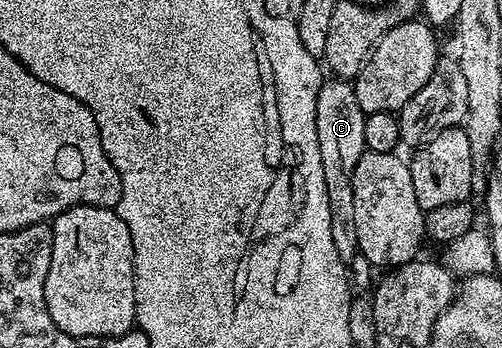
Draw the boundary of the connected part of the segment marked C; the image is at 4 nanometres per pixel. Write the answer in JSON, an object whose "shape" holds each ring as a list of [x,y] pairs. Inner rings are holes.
{"shape":[[[331,80],[323,82],[320,93],[317,95],[317,137],[324,168],[325,187],[328,189],[329,212],[332,216],[332,243],[342,263],[350,265],[360,253],[359,237],[356,234],[355,194],[352,193],[351,177],[366,150],[364,141],[366,115],[360,109],[353,84],[347,80]]]}

